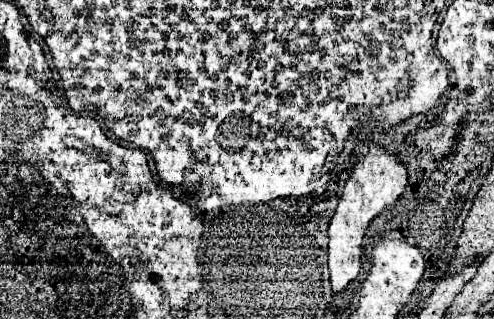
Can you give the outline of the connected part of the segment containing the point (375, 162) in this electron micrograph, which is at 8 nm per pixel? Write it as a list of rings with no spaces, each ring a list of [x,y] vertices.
[[[359,145],[357,163],[351,177],[345,183],[339,205],[329,223],[329,271],[333,293],[343,293],[347,285],[357,279],[361,271],[361,245],[369,223],[381,215],[383,209],[393,207],[403,195],[407,185],[407,167],[399,163],[397,155],[389,153],[385,147]]]

